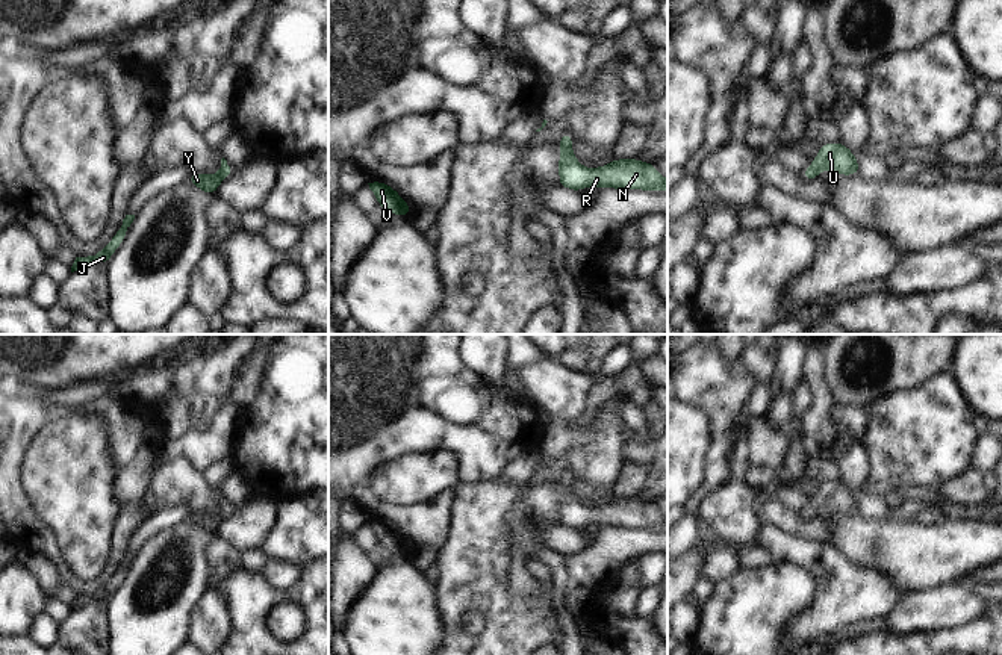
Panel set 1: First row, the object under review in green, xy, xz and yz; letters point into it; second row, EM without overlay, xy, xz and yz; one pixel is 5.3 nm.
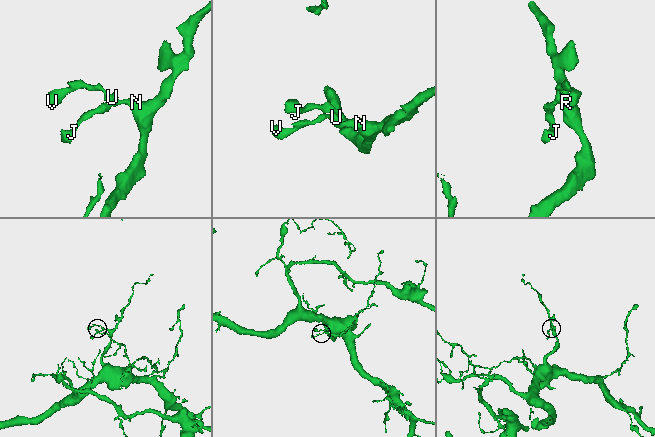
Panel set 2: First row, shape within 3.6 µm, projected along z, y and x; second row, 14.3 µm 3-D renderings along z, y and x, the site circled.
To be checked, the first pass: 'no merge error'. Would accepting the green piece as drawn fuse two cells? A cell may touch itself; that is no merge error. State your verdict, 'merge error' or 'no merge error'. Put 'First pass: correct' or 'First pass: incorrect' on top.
First pass: correct
no merge error

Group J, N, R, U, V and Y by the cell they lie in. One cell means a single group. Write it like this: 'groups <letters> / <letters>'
groups J N R U V Y

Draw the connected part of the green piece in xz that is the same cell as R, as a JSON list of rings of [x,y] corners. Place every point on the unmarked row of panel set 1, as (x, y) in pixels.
[[[569,470],[563,472],[557,483],[562,490],[557,502],[560,525],[575,531],[589,525],[667,531],[667,517],[657,510],[654,502],[640,498],[613,498],[604,505],[586,507],[572,490],[574,483]]]

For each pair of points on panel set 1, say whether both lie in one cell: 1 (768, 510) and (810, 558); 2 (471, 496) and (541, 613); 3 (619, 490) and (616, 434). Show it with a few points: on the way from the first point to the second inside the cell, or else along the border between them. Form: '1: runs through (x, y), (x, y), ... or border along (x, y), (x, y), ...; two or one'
1: border along (763, 521), (805, 540), (824, 543); two
2: runs through (477, 531), (477, 572), (506, 601); one
3: border along (625, 462), (619, 471), (612, 496); two

